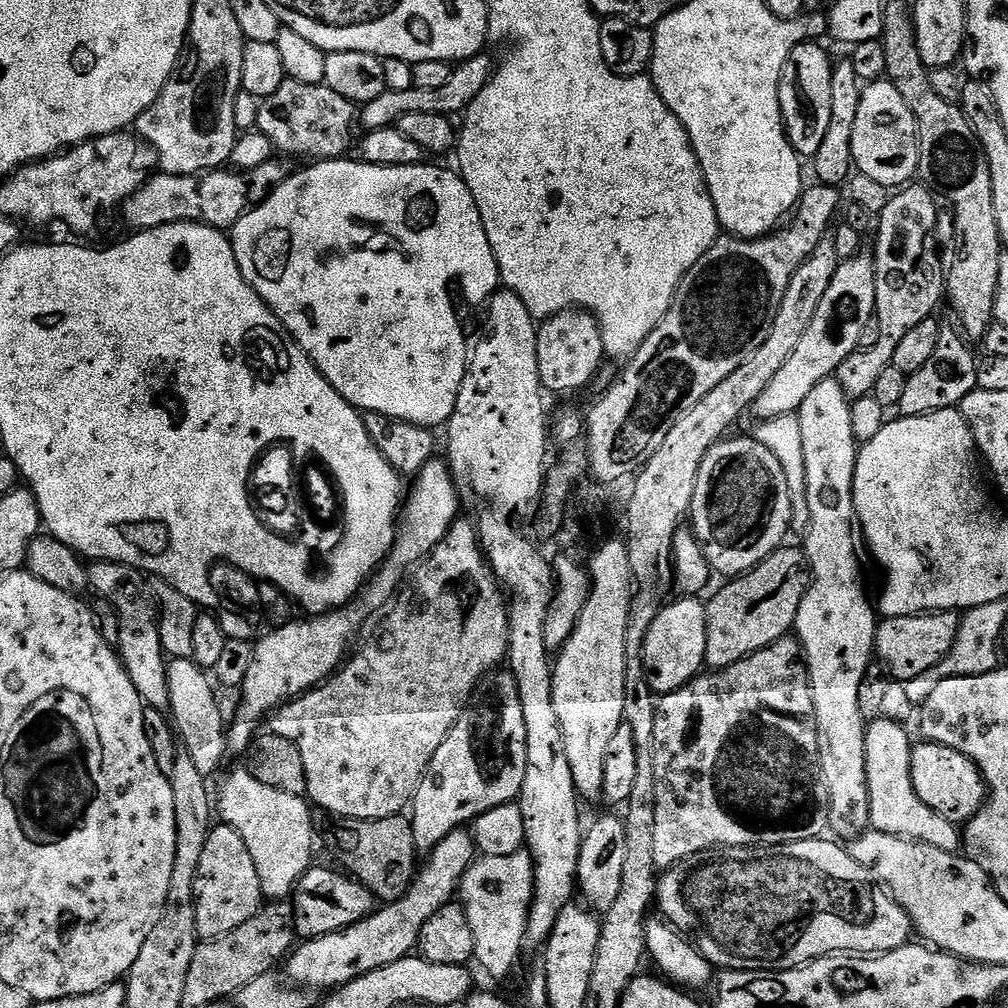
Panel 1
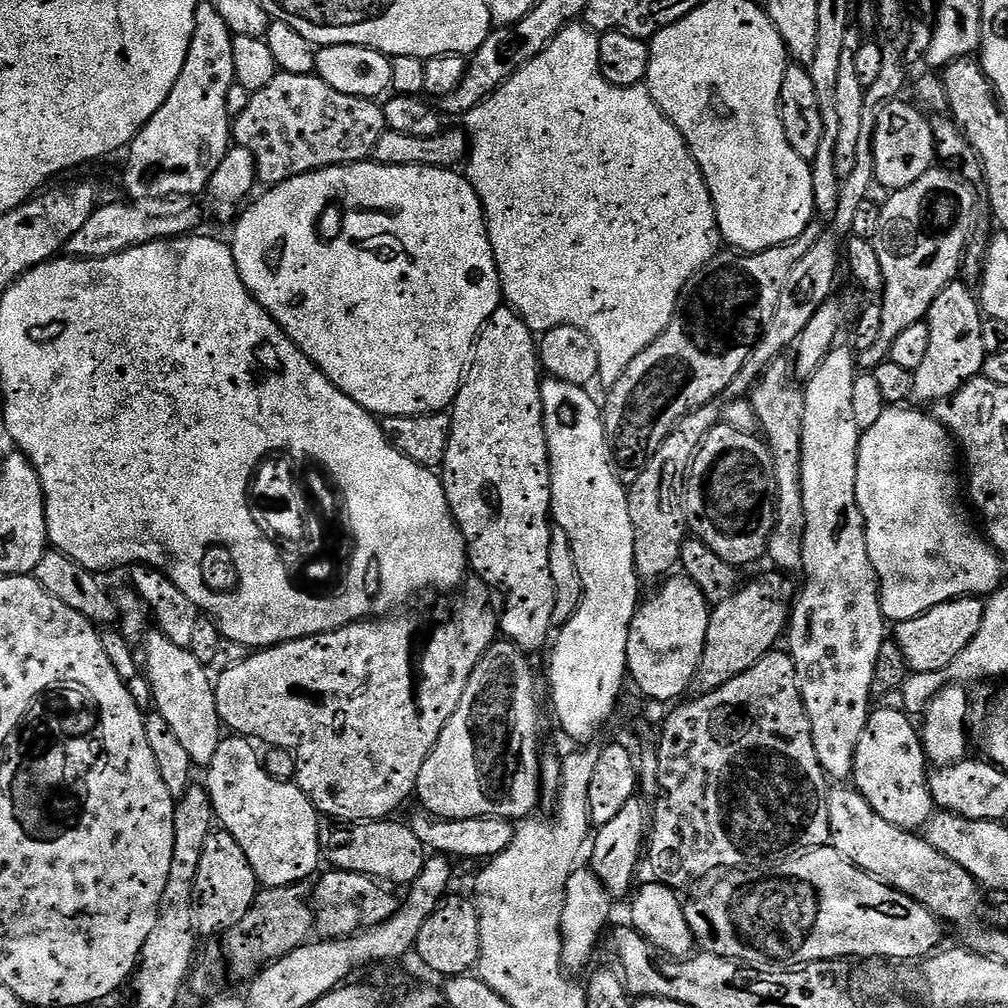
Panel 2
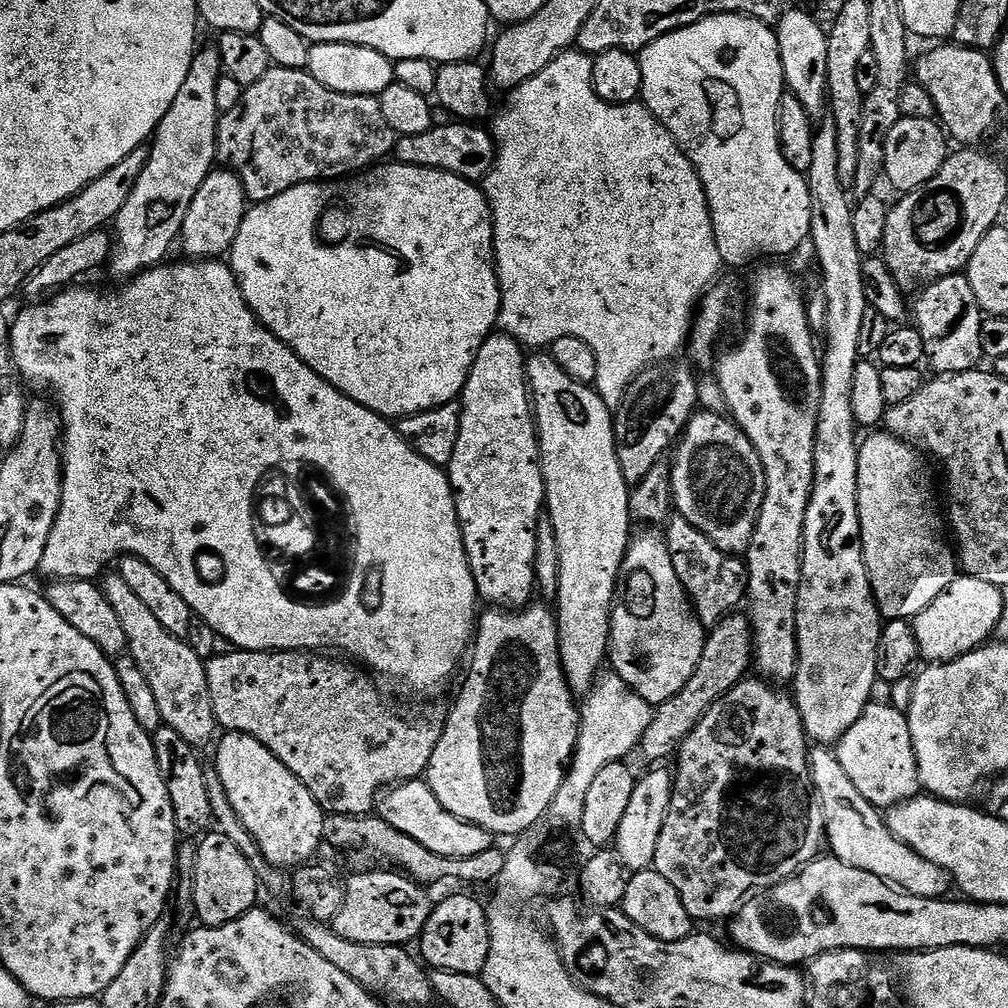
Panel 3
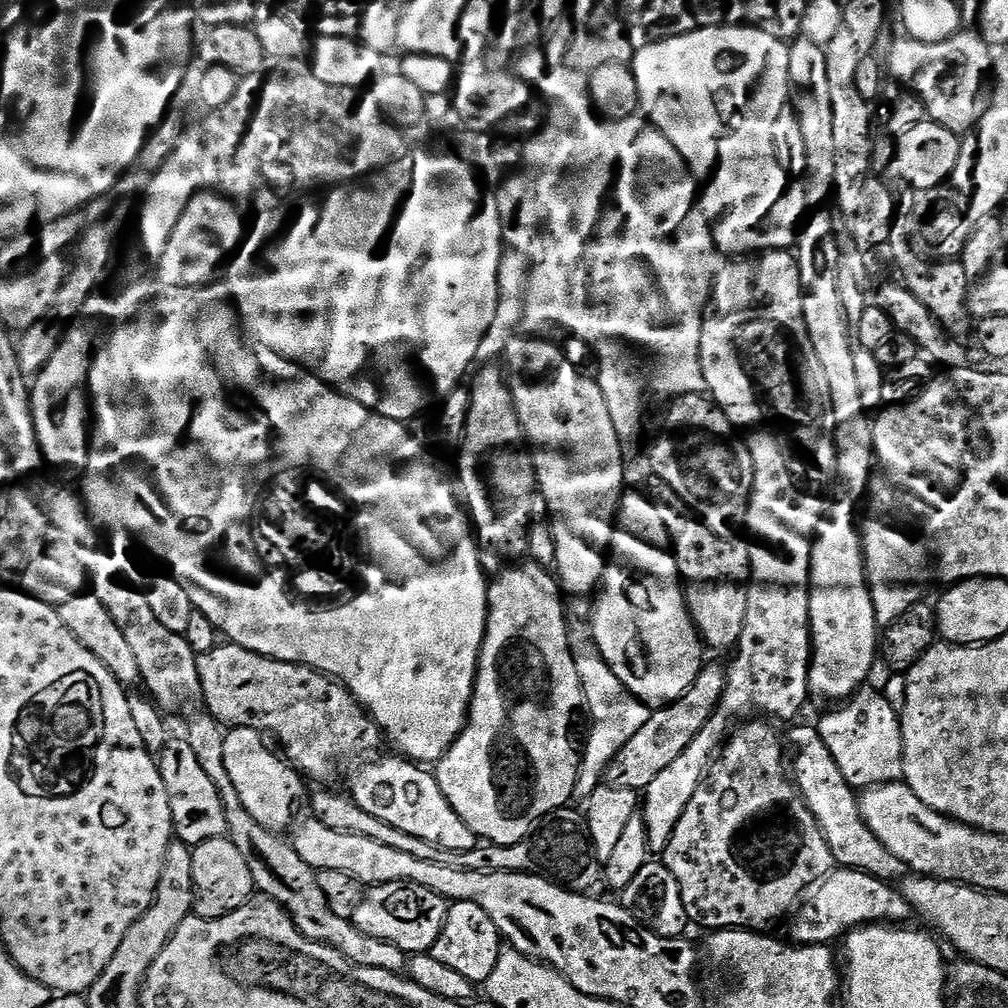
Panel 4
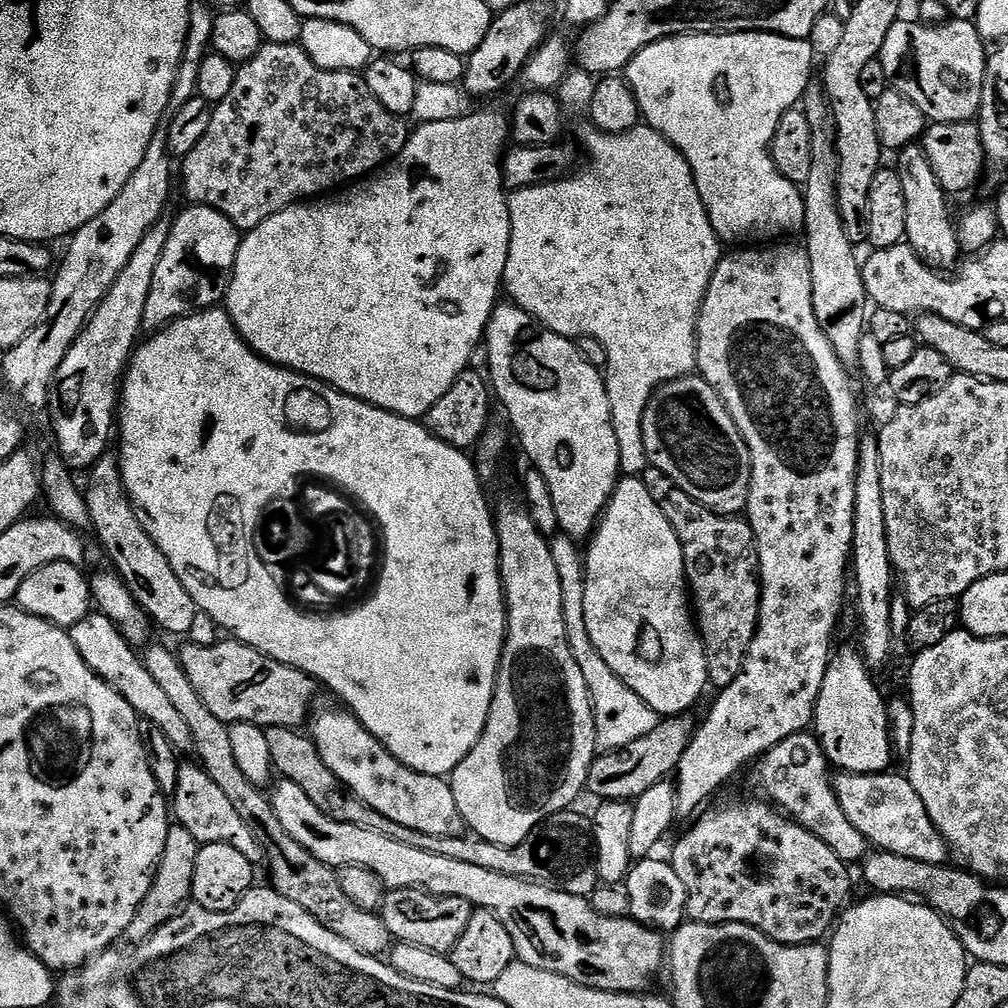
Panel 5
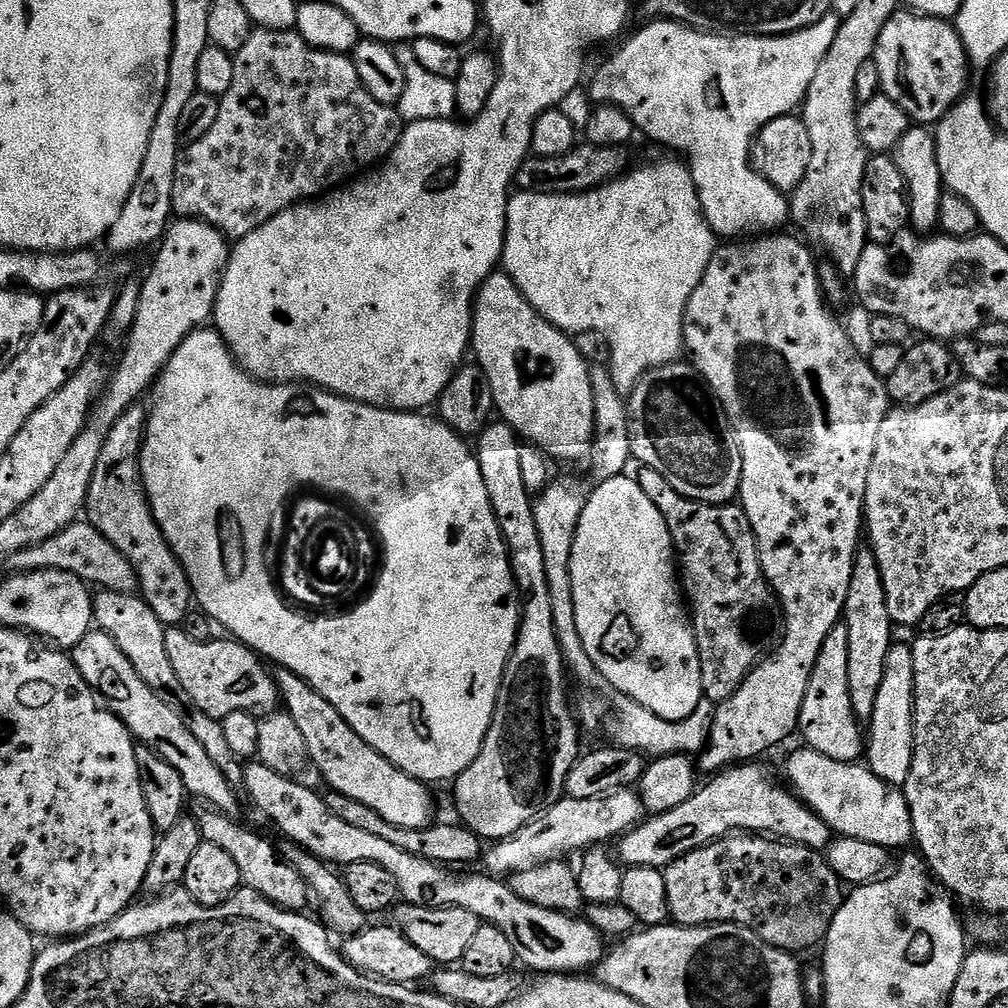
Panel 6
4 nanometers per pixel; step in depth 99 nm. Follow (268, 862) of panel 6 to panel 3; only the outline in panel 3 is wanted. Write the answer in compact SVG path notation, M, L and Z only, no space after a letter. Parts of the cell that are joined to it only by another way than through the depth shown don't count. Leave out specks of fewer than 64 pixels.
M162 726L157 732L151 733L152 745L158 766L162 770L162 778L166 782L166 790L170 794L170 802L174 806L174 822L177 833L188 838L196 838L207 833L213 827L210 794L206 790L204 777L206 765L200 761L197 745L186 742L178 730Z

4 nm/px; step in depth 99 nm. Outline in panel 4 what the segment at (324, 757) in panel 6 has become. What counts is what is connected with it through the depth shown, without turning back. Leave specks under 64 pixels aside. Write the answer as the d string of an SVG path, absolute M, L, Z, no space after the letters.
M396 756L376 760L373 764L364 764L353 774L350 795L356 804L362 806L366 814L374 814L374 818L390 822L394 830L414 834L414 838L422 838L422 842L430 842L446 850L463 852L477 848L478 837L474 830L470 830L470 826L462 822L454 806L450 806L438 786L435 775L419 763Z

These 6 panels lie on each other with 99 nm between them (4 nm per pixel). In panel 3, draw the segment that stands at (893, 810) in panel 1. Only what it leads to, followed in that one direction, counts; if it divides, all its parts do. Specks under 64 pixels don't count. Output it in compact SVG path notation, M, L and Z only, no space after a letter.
M868 703L862 718L846 730L843 738L834 745L834 751L842 770L846 770L846 778L854 782L858 794L874 807L887 810L911 800L921 791L920 775L907 715L901 709L899 712L888 704L876 703Z

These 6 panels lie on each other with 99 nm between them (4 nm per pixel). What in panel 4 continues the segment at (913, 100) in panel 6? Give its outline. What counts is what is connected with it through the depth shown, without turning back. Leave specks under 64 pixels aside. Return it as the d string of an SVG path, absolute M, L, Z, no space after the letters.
M961 30L956 35L946 38L942 42L918 42L911 38L896 40L892 44L892 49L886 56L886 68L896 80L901 80L901 85L907 86L911 91L920 97L924 103L924 111L927 119L935 120L936 123L946 126L946 130L957 134L967 134L976 127L976 123L982 118L986 107L982 97L986 92L984 79L989 79L994 68L993 49L980 37L979 31Z

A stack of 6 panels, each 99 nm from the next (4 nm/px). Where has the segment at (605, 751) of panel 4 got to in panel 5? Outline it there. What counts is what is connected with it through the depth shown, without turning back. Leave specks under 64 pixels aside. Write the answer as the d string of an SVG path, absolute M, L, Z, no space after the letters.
M557 535L557 540L551 541L550 547L554 554L554 566L557 567L558 578L562 588L562 602L564 603L564 622L568 635L568 648L572 651L574 662L578 670L582 670L582 678L586 680L588 697L592 700L592 713L596 723L596 747L600 750L621 748L638 738L642 734L650 734L658 723L656 711L634 690L630 690L621 680L602 662L602 658L594 650L588 637L586 622L584 621L584 562L582 552L578 549L577 541L571 536Z

